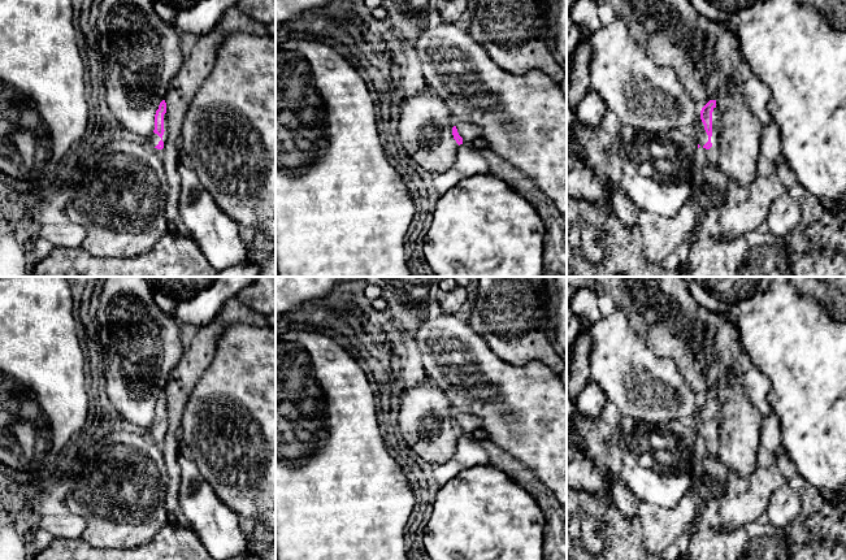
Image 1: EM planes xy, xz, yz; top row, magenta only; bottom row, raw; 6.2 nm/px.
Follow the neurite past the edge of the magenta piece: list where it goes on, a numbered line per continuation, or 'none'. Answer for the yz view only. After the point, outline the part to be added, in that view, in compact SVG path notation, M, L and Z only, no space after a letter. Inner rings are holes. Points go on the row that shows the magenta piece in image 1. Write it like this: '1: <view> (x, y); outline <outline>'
1: yz (712, 155); outline M716 108L712 112L712 136L710 138L704 130L704 125L700 118L695 121L694 127L691 129L698 144L700 146L697 148L694 162L700 164L704 160L711 162L717 162L720 152L719 152L719 142L720 142L720 130L721 122L720 116Z

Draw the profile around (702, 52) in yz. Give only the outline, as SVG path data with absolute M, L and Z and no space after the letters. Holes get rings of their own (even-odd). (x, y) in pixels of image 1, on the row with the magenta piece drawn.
M604 0L609 4L617 19L621 19L630 38L638 43L659 66L672 68L682 87L702 108L710 101L716 101L720 116L721 130L719 142L717 165L723 173L738 185L749 185L756 173L756 164L760 157L760 139L763 127L750 112L742 95L733 91L733 64L741 60L741 51L737 36L725 27L723 21L711 21L700 16L690 0Z

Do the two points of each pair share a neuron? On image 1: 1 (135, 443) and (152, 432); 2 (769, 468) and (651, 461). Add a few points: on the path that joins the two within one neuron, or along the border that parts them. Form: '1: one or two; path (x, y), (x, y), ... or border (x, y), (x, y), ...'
1: two; border (146, 435), (161, 452)
2: two; border (694, 454), (690, 489), (685, 494)

